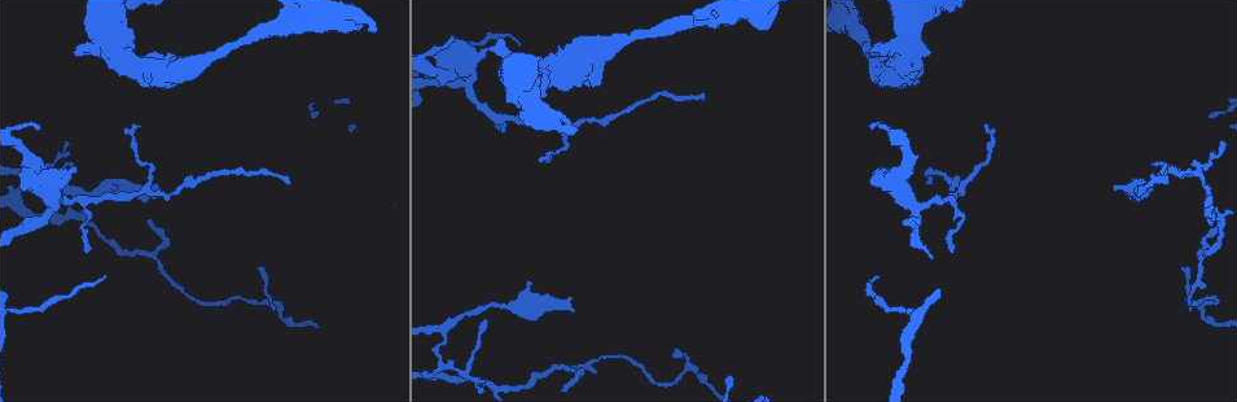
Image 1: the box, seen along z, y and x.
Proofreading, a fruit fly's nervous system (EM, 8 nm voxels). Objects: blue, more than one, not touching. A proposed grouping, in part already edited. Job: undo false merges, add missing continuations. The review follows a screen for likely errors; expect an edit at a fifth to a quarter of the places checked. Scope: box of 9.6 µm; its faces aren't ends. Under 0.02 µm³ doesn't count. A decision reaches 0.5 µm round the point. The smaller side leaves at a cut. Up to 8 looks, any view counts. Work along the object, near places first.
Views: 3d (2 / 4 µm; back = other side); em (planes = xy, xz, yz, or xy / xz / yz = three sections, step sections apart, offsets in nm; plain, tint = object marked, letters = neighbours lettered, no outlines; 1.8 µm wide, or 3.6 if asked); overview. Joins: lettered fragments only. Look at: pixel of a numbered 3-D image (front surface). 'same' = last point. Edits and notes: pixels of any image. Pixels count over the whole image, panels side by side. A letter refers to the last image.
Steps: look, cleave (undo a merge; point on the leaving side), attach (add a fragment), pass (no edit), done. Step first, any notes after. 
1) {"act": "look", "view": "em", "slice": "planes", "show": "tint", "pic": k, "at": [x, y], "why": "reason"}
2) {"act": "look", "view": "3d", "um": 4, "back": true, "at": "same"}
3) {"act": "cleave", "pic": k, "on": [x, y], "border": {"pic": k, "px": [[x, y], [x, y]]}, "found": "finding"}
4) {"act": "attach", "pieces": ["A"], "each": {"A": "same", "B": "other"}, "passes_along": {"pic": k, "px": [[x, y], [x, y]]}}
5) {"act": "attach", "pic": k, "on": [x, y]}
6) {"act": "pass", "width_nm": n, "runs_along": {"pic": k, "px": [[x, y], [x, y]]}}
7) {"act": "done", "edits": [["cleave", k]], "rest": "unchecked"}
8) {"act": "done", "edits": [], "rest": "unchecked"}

{"act": "look", "view": "3d", "um": 2, "pic": 1, "at": [879, 277], "why": "branch stops here"}

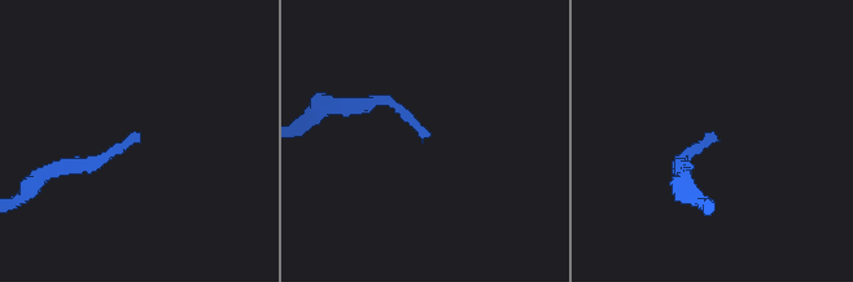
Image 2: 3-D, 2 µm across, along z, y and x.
{"act": "look", "view": "em", "slice": "xz", "step": 16, "show": "letters", "pic": 2, "at": [431, 135], "why": "now the EM"}

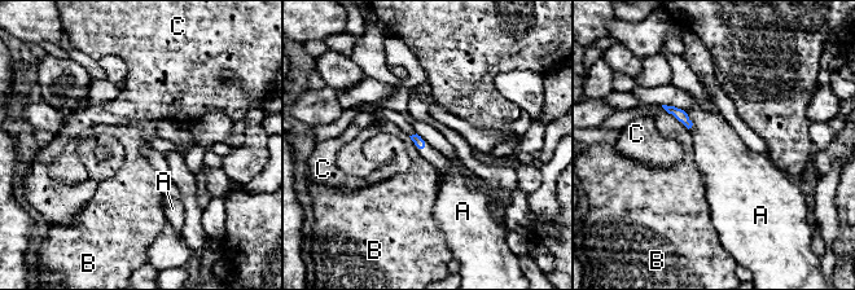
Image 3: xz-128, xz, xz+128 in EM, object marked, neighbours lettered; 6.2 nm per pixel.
{"act": "look", "view": "em", "slice": "planes", "show": "letters", "at": "same"}

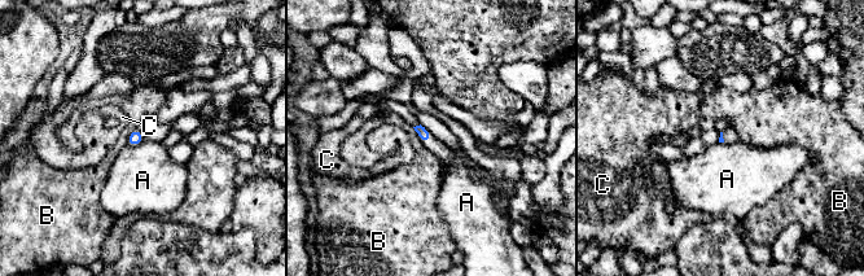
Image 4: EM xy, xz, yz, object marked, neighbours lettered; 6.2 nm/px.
{"act": "pass", "each": {"A": "other", "B": "other", "C": "other"}, "border": {"pic": 4, "px": [[144, 140], [127, 145]]}, "found": "no lettered fragment goes on from it"}

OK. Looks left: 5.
{"act": "look", "view": "3d", "um": 4, "pic": 1, "at": [726, 12], "why": "sudden change in width"}

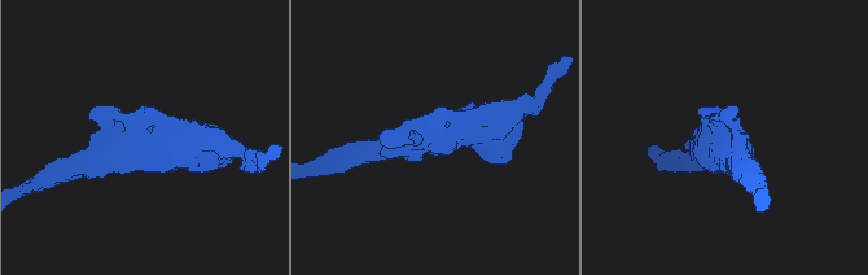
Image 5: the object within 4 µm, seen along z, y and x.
{"act": "look", "view": "em", "slice": "planes", "show": "tint", "pic": 5, "at": [151, 149], "why": "need the tissue"}

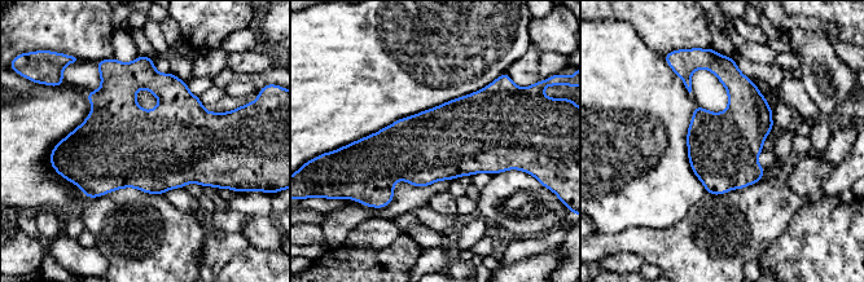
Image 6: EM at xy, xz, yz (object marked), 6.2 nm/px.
{"act": "look", "view": "em", "slice": "planes", "show": "letters", "at": "same", "why": "see the neighbours"}

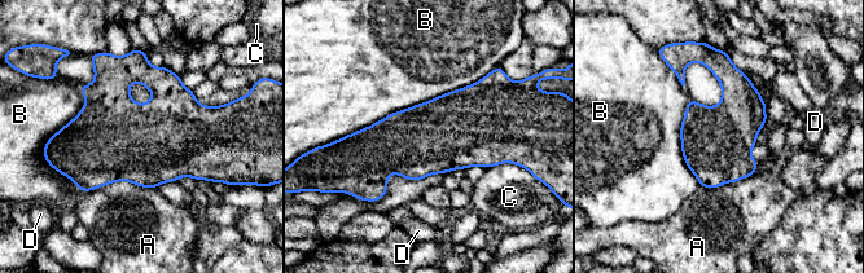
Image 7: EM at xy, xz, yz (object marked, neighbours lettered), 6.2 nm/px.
{"act": "pass", "width_nm": 440, "each": {"A": "other", "B": "other", "C": "other", "D": "other"}, "border": {"pic": 7, "px": [[490, 73], [340, 139]]}, "found": "one neuron here"}

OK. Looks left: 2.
{"act": "look", "view": "em", "slice": "xy", "step": 8, "show": "letters", "pic": 1, "at": [77, 173], "why": "an open end"}

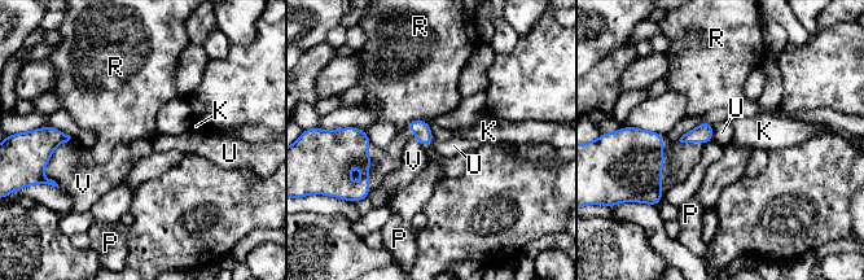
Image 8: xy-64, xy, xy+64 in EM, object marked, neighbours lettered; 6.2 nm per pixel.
{"act": "look", "view": "em", "slice": "planes", "show": "letters", "at": "same", "why": "cut it another way"}

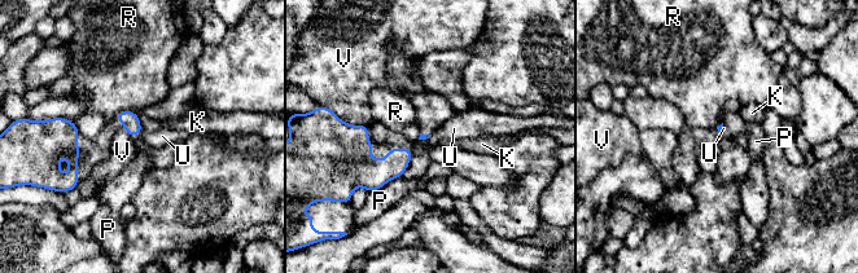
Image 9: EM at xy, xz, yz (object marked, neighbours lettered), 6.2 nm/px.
{"act": "pass", "each": {"K": "other", "P": "other", "R": "other", "U": "other", "V": "other"}, "found": "no lettered fragment goes on from it"}

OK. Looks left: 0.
{"act": "done", "edits": [], "rest": "unchecked"}

